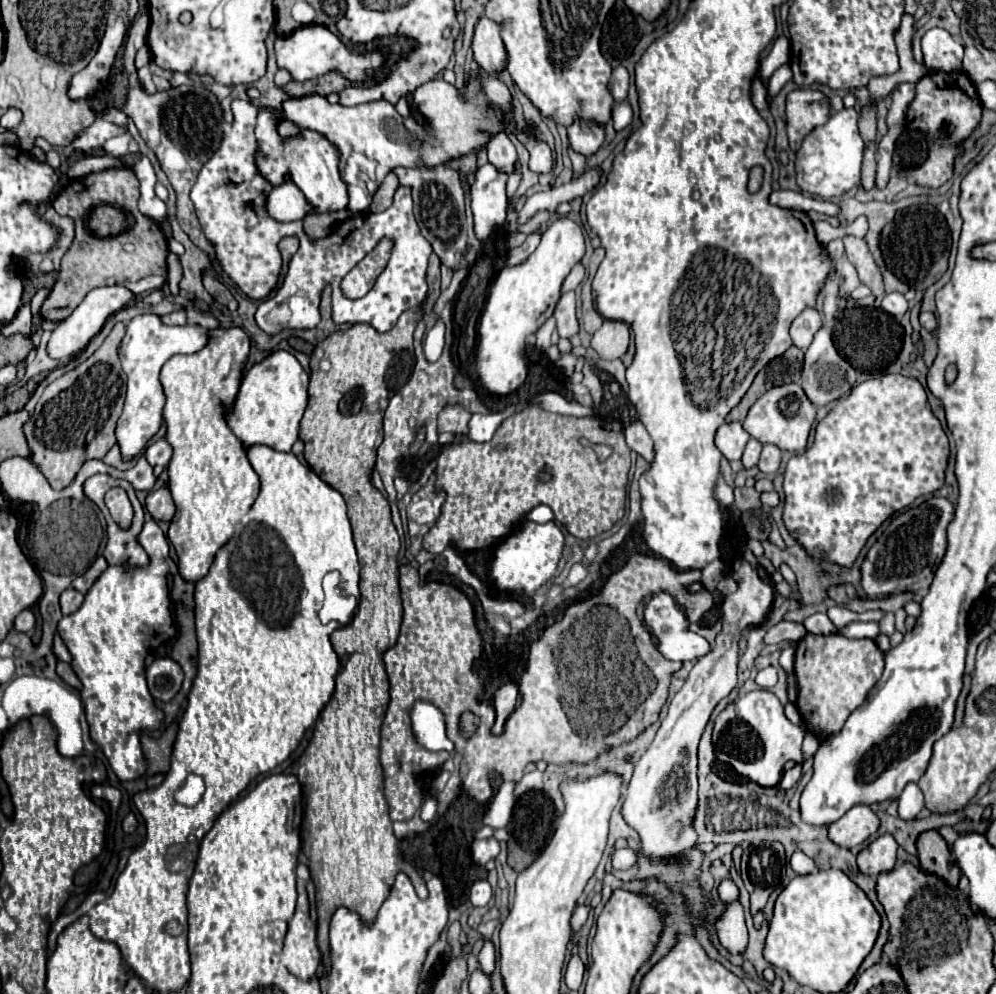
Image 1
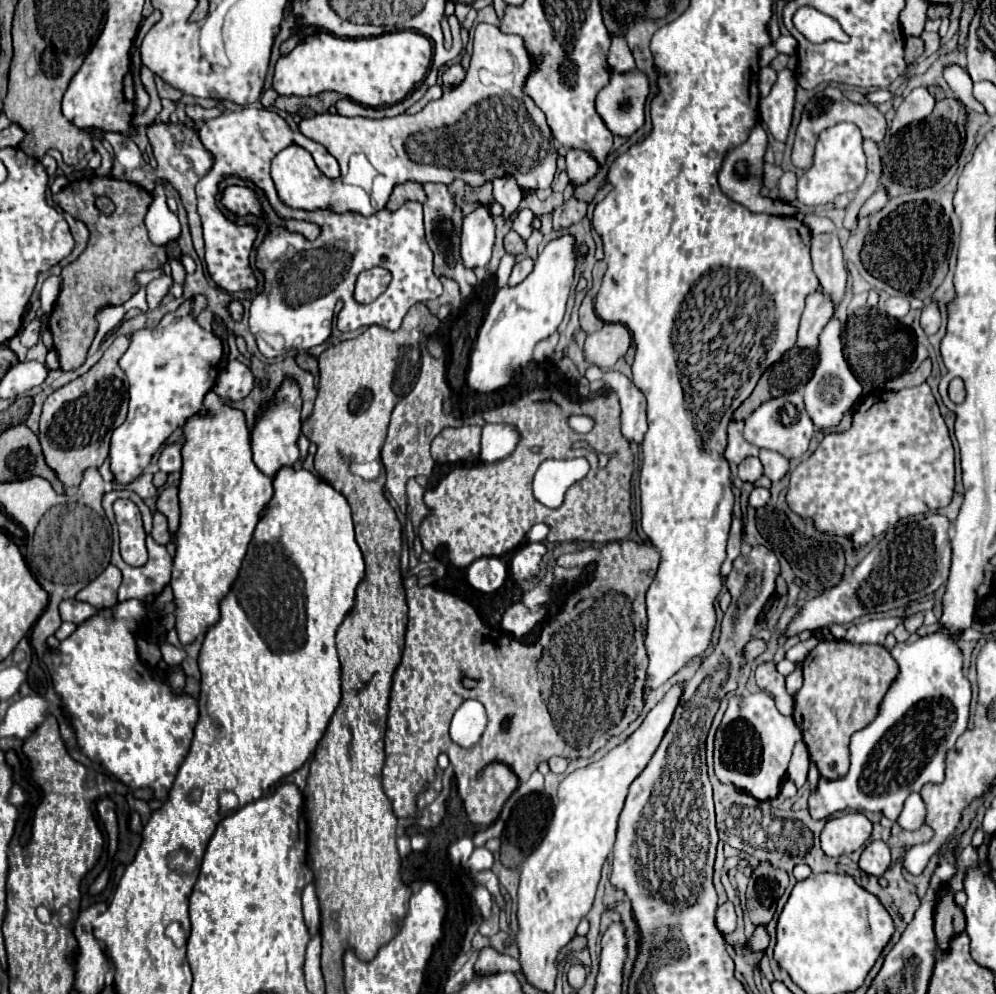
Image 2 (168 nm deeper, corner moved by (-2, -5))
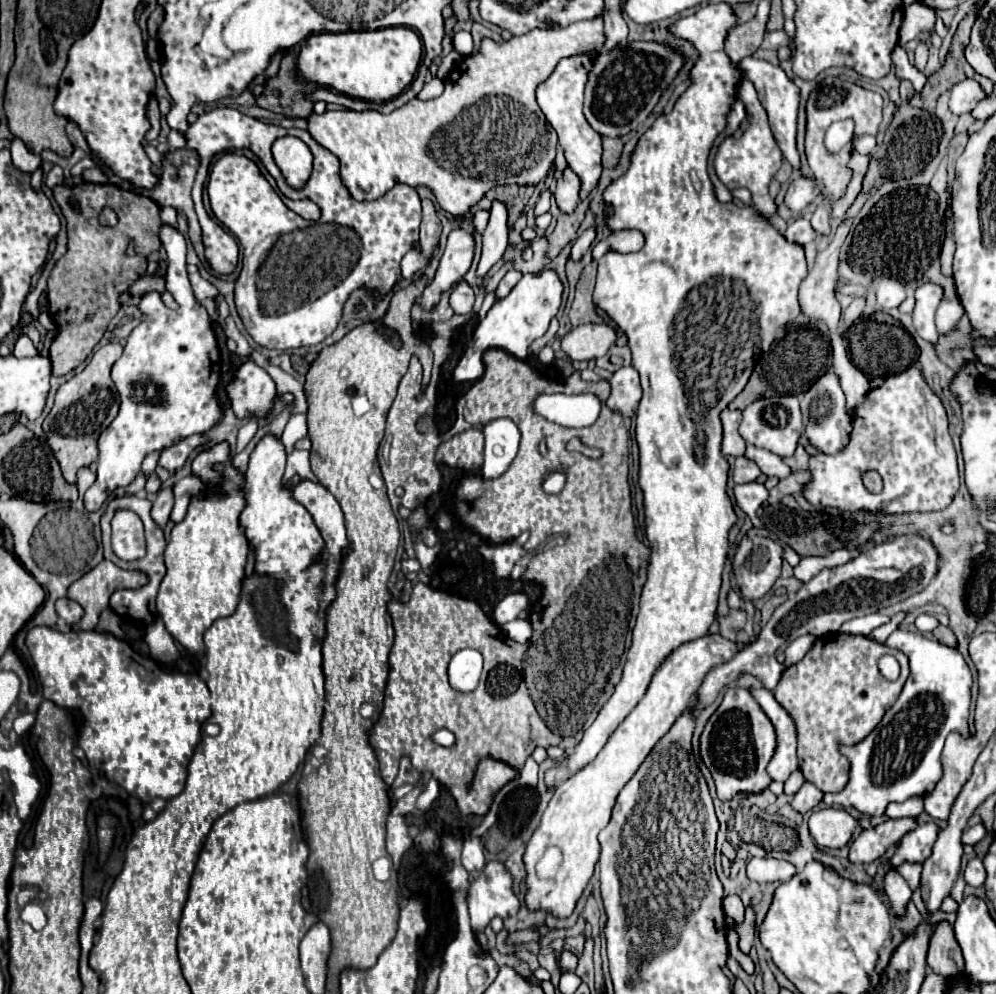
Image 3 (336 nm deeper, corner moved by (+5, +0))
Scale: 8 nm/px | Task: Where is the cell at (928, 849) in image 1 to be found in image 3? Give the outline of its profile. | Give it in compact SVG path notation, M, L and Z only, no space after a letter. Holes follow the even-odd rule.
M945 920L937 924L937 928L931 936L927 964L935 974L941 974L945 978L965 974L963 956L961 956L961 948L957 944L957 938L953 934L953 926Z

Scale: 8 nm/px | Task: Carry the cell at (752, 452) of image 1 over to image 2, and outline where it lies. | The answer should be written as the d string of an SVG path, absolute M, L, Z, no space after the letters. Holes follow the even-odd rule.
M748 457L738 465L738 477L742 481L750 481L754 483L756 479L762 477L762 463L758 457Z

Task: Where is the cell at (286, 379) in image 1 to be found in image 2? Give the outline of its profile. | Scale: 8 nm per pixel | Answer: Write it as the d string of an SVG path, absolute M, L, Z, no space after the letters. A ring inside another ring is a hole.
M288 379L278 389L276 399L266 407L266 413L256 421L256 427L252 433L252 455L254 455L256 467L264 475L274 477L282 467L292 467L298 461L300 457L300 451L298 451L300 409L302 409L300 389L292 379Z

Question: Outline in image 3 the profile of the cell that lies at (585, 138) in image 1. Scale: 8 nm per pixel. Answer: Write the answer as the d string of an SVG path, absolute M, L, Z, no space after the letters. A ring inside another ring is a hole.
M567 166L561 178L557 180L557 190L555 190L555 200L561 212L573 212L573 208L579 202L579 190L581 190L581 180Z

